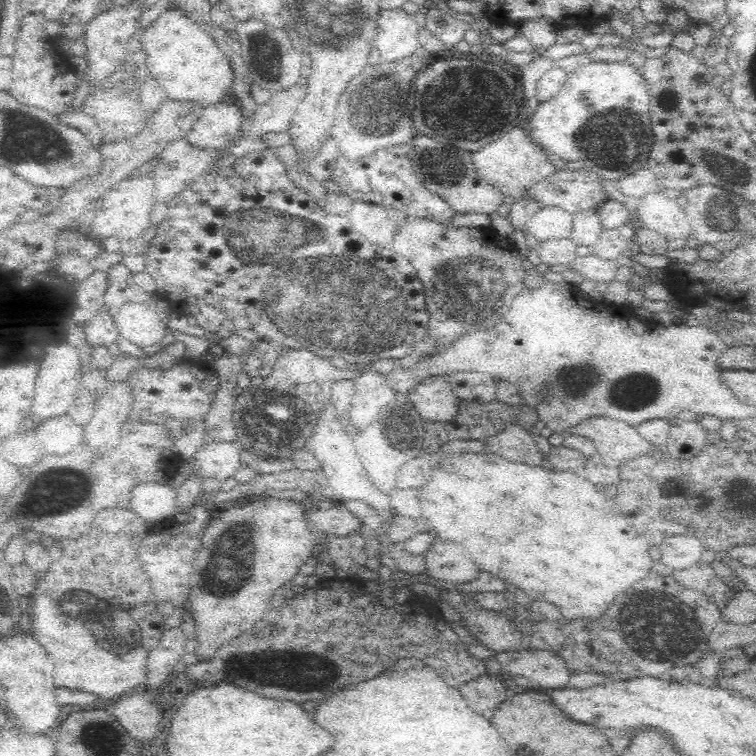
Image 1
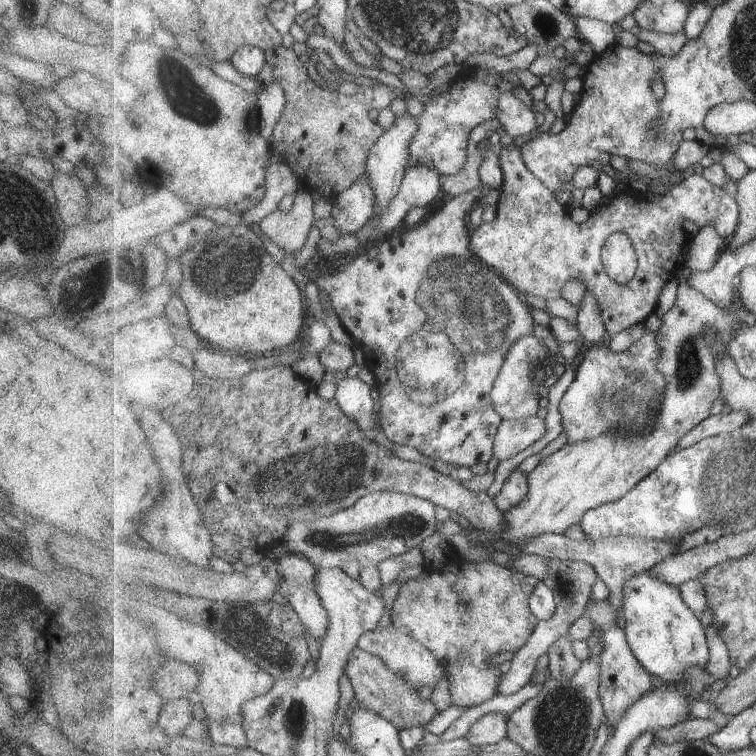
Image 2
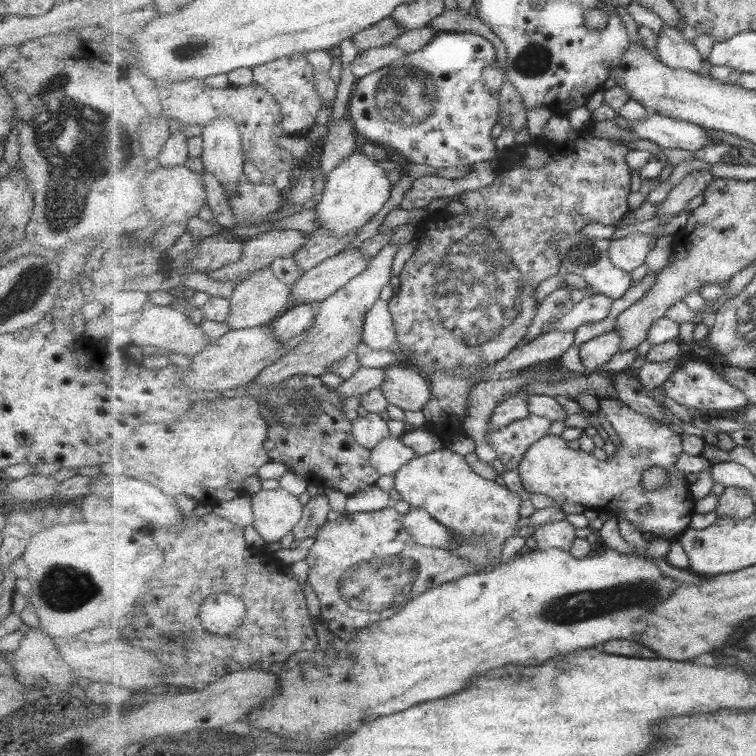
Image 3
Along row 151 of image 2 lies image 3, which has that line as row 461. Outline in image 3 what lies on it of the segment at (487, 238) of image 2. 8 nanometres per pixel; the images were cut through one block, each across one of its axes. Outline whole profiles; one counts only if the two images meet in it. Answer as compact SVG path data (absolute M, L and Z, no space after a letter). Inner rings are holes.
M531 414L501 429L488 429L487 440L497 451L503 466L518 471L530 448L547 436L551 424L547 418Z

